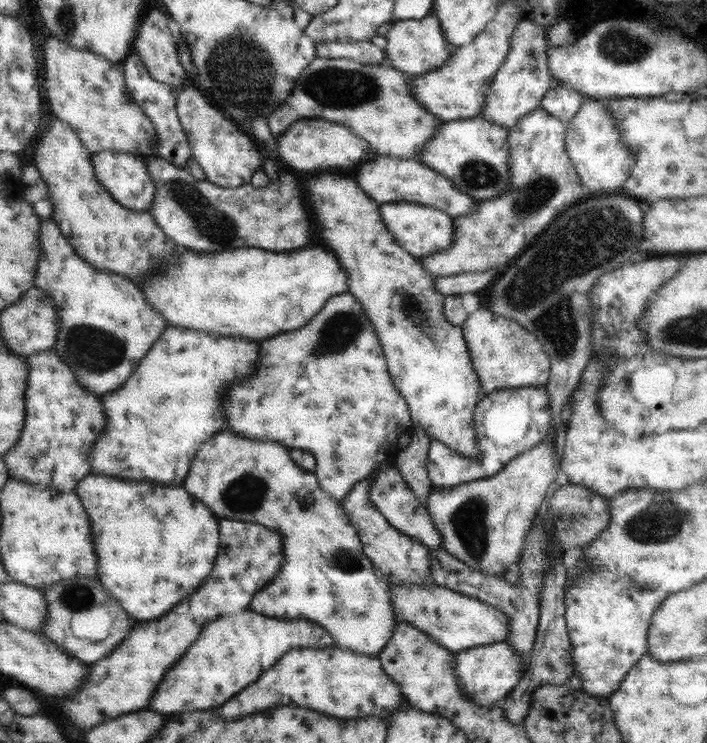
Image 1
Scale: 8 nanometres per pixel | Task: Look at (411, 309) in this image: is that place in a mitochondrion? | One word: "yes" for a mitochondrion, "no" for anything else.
yes

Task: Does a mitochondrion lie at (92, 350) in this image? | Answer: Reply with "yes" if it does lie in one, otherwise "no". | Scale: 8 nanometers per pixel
yes

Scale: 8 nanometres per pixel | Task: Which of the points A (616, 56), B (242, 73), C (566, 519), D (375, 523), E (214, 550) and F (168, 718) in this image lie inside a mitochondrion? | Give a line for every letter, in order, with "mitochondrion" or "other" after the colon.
A: mitochondrion
B: mitochondrion
C: mitochondrion
D: other
E: other
F: other

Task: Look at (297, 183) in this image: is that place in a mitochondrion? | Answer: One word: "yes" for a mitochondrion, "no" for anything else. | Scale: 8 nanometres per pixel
no

